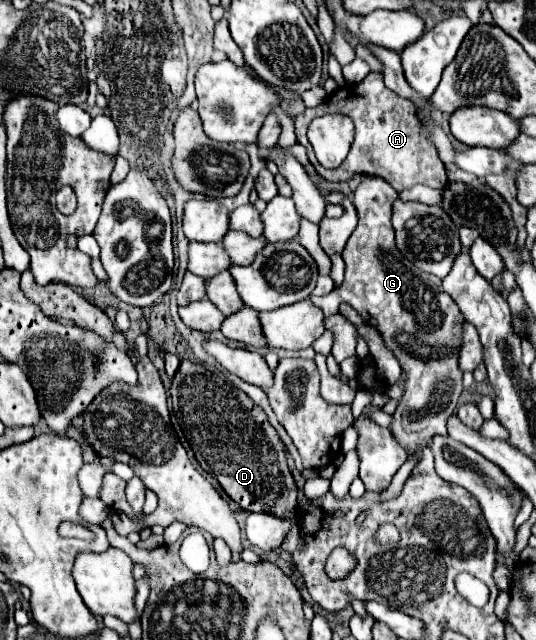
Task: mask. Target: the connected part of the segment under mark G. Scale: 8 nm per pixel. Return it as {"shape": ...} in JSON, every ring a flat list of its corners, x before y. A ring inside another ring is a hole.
{"shape":[[368,174,362,176,362,182,358,184,352,198,358,215,358,226,352,232,350,240,346,242,342,254,346,262,346,278,328,296,310,298,310,300,318,308,322,308,325,317,338,313,341,303,350,304,366,324,376,326,386,348,394,352,394,356,402,366,402,372,406,374,406,384,404,384,404,394,396,406,396,412,392,414,390,432,394,440,408,454,416,454,428,442,428,438,432,438,434,434,446,434,444,420,448,420,448,416,452,416,458,406,458,398,462,392,462,370,458,368,458,352,462,344,462,326,466,318,462,316,458,304,442,290,440,278,416,268,396,248,394,228,391,224,392,205,396,198,398,192,386,180]]}

